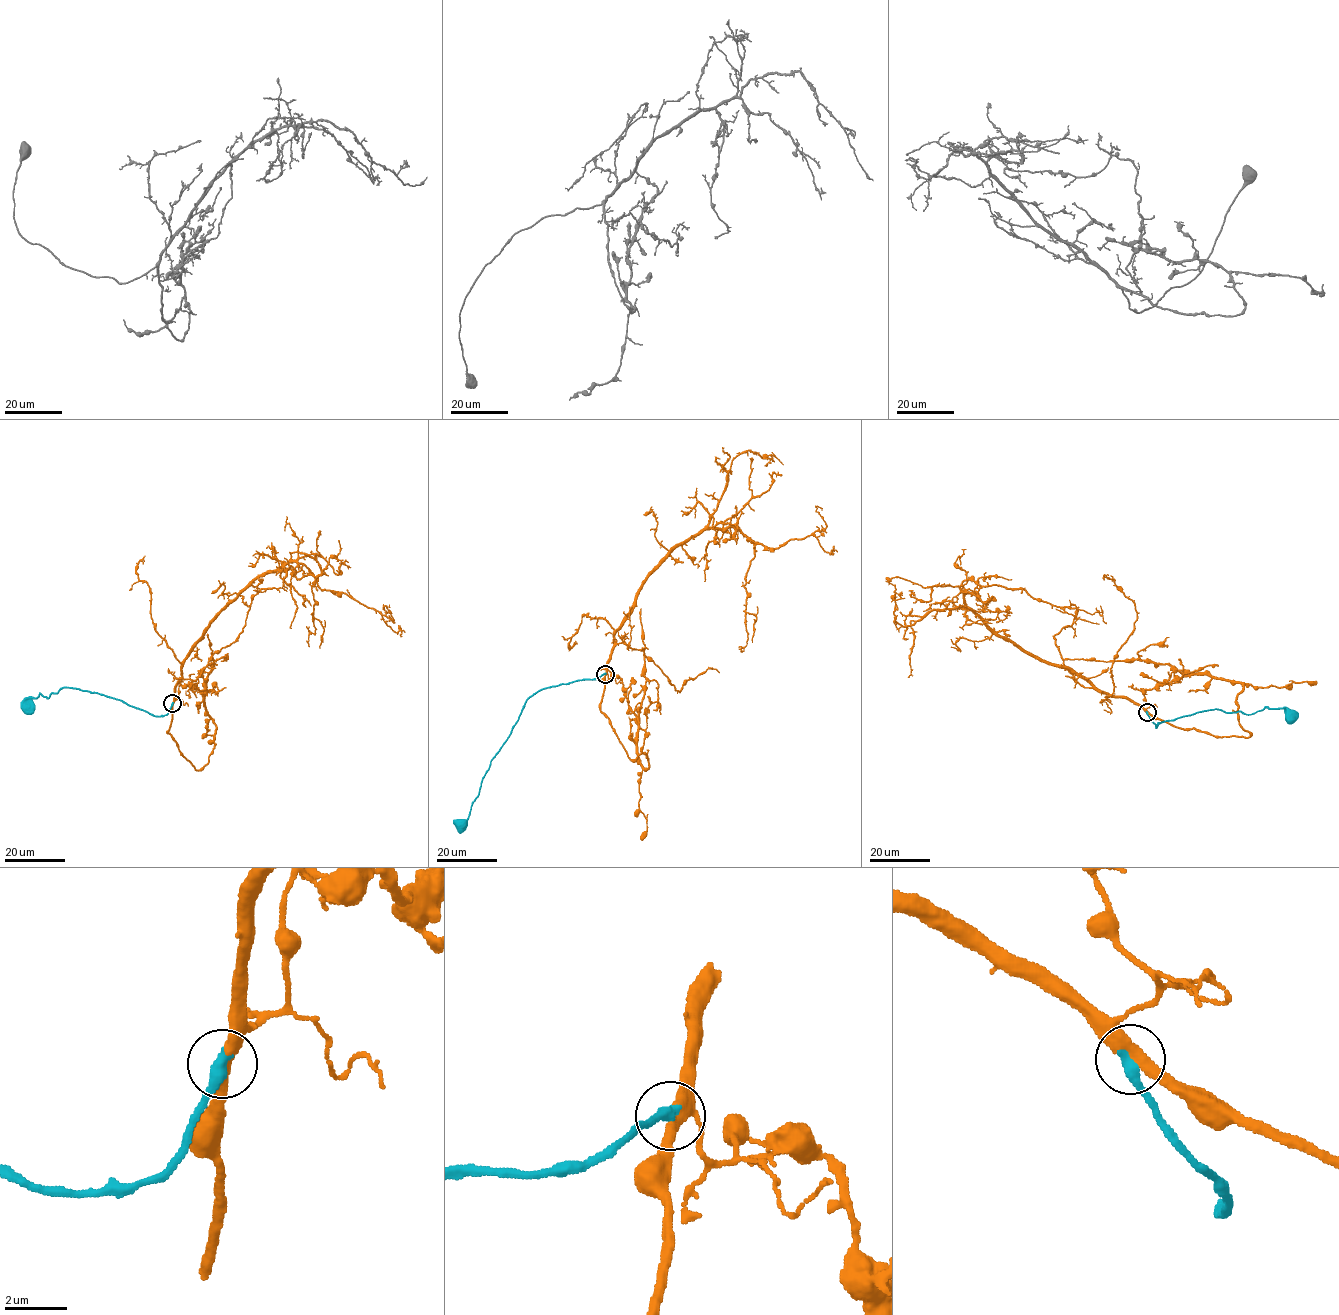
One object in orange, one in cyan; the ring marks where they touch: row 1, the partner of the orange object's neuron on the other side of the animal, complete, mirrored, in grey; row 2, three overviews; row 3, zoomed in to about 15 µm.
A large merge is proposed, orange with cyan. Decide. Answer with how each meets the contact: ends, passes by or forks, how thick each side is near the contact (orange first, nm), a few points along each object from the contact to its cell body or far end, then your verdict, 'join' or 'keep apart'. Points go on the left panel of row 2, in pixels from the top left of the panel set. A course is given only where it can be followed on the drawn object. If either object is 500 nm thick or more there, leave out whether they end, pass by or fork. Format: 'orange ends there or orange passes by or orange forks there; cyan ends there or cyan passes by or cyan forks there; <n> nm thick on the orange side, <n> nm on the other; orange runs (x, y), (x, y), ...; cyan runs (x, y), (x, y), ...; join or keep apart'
orange passes by; cyan ends there; 380 nm thick on the orange side, 440 nm on the other; orange runs (173, 704), (181, 665), (215, 615), (258, 577), (308, 556), (322, 572), (312, 585), (309, 646); cyan runs (172, 704), (154, 716), (64, 687), (48, 699), (39, 693), (28, 707); join

